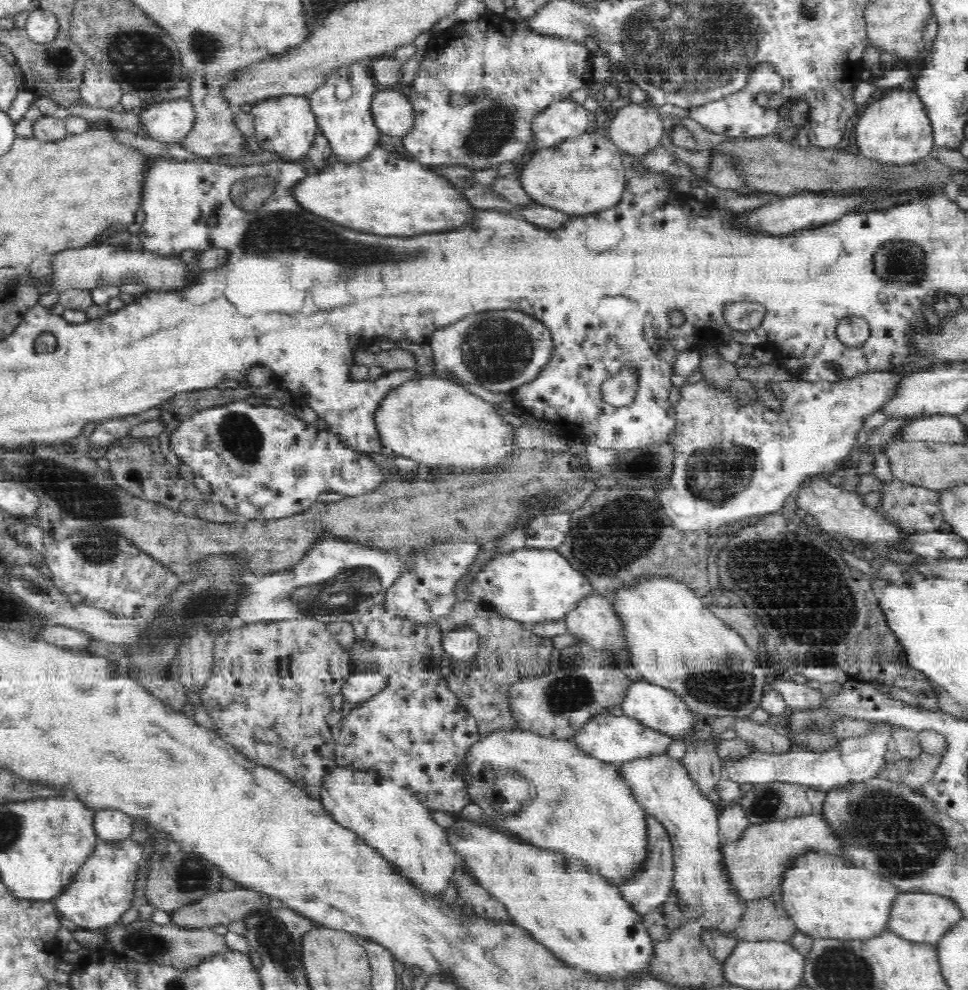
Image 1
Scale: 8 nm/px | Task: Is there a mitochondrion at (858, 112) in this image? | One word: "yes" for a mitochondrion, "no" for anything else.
no

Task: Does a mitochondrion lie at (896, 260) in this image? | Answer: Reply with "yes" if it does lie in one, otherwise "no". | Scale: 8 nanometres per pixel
yes

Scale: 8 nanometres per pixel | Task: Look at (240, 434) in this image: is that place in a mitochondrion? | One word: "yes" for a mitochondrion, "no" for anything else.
yes

